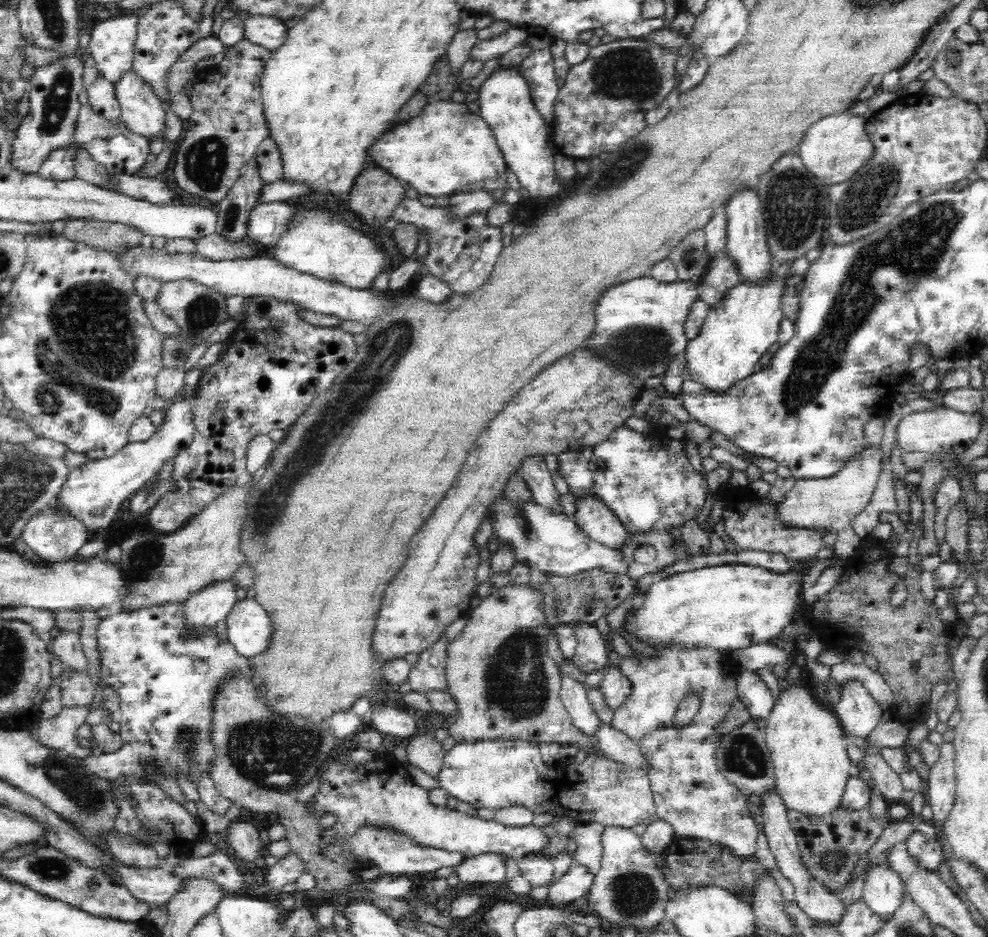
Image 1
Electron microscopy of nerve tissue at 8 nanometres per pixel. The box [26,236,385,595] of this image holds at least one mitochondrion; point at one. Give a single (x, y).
(94, 337)

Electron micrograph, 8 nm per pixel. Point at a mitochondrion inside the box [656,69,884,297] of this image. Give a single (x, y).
(791, 205)

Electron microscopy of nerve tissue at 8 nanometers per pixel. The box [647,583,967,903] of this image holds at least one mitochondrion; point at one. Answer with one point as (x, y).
(741, 753)

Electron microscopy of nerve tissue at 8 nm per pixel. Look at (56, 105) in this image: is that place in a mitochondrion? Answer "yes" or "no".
yes

